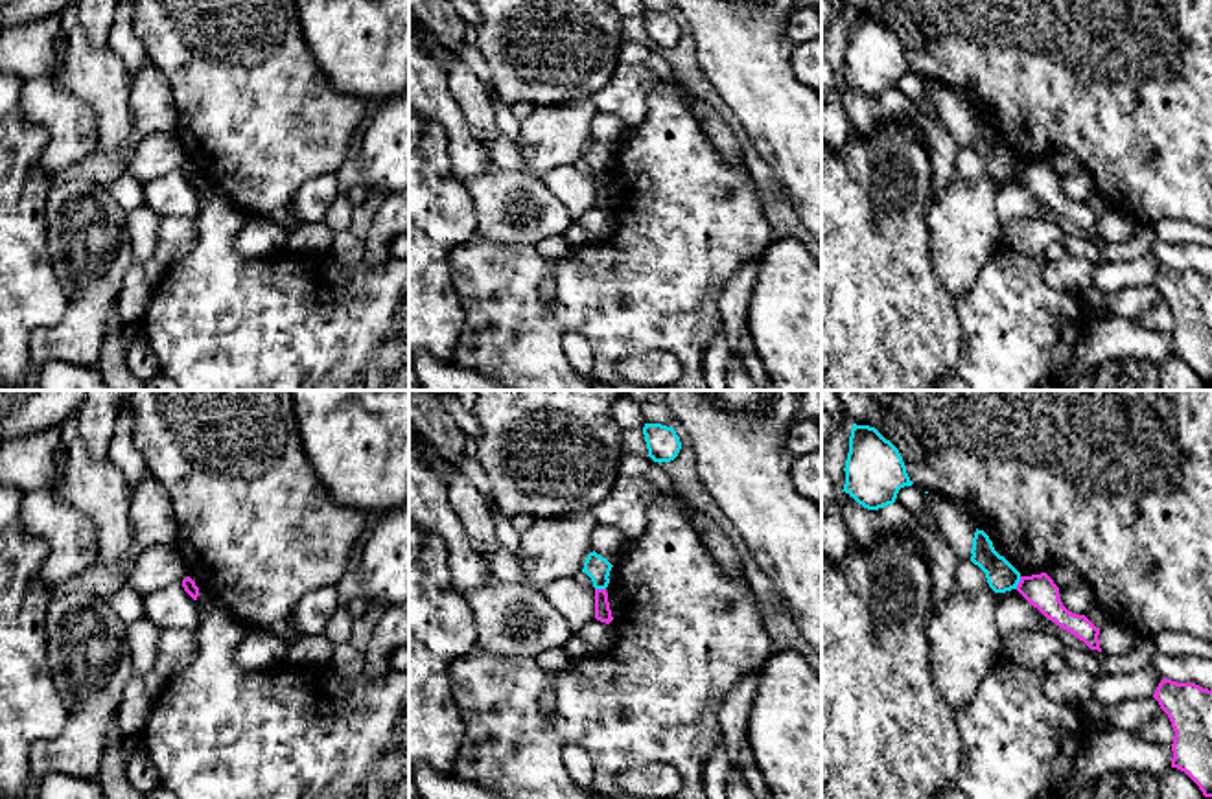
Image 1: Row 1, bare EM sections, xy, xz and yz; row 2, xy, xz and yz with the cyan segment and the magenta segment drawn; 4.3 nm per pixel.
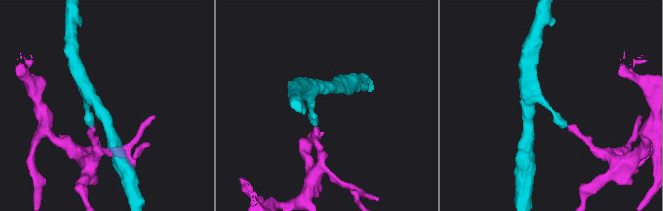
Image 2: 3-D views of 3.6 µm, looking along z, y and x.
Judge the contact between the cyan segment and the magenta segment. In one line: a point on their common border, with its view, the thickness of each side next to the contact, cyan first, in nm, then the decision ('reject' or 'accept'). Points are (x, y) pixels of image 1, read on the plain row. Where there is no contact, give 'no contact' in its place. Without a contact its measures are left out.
yz (1019, 168) | 130/140 nm | reject

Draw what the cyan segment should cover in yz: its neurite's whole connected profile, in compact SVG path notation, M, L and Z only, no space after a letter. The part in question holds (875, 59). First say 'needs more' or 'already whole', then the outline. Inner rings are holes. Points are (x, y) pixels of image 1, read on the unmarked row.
already whole; M853 11L845 48L844 77L868 98L893 92L904 74L912 74L899 37L875 15Z

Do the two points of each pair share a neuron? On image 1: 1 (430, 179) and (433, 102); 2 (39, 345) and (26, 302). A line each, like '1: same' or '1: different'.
1: different
2: different

